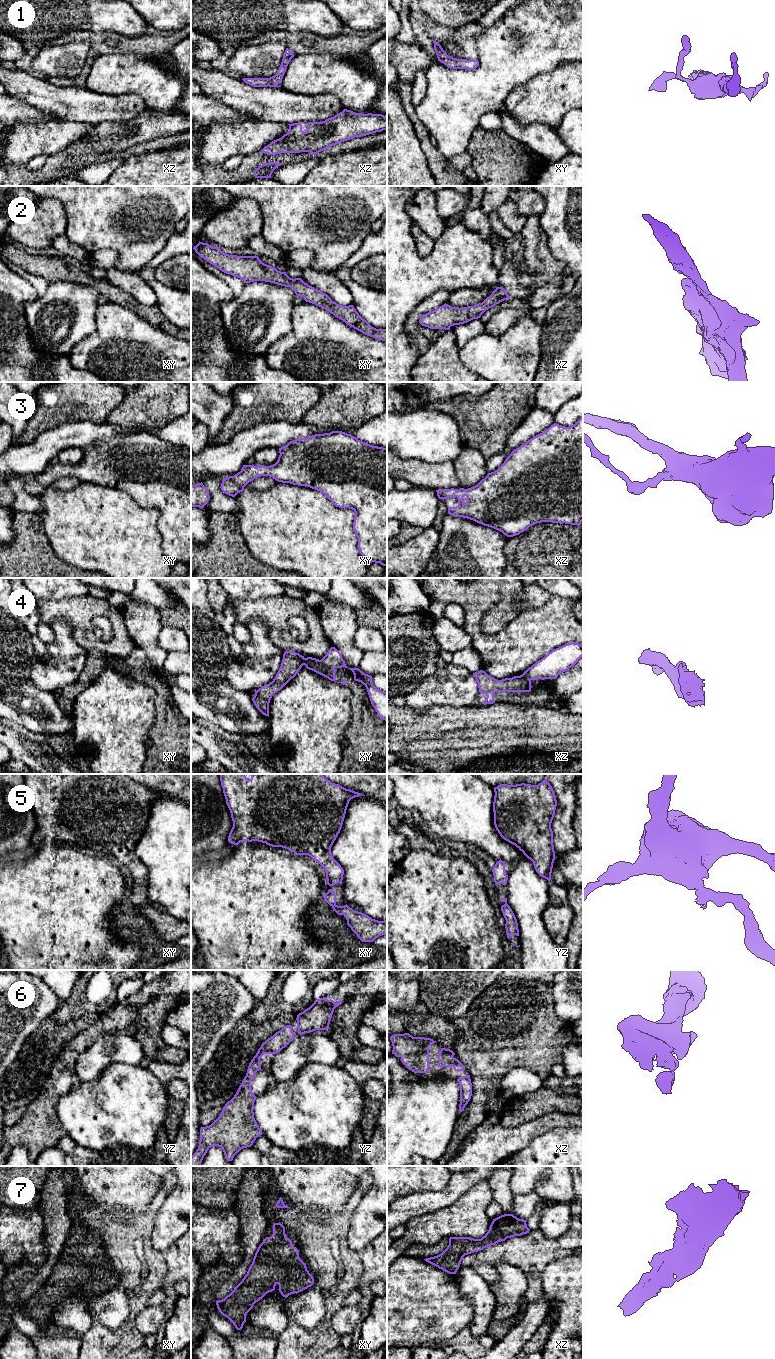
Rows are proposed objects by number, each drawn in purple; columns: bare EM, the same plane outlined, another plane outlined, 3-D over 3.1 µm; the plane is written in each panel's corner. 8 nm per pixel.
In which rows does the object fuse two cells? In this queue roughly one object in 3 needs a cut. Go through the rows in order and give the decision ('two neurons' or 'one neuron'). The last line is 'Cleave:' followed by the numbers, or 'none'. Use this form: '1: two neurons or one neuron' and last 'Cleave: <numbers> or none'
1: one neuron
2: one neuron
3: one neuron
4: two neurons
5: two neurons
6: one neuron
7: one neuron
Cleave: 4, 5

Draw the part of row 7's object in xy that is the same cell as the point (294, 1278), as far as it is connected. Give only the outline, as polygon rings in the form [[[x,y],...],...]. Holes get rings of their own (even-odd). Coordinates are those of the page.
[[[273,1224],[273,1234],[259,1245],[247,1274],[234,1290],[222,1300],[217,1300],[219,1312],[227,1317],[237,1330],[243,1328],[247,1313],[254,1304],[279,1285],[285,1298],[299,1293],[314,1283],[299,1257],[299,1250],[286,1237],[285,1227]]]

